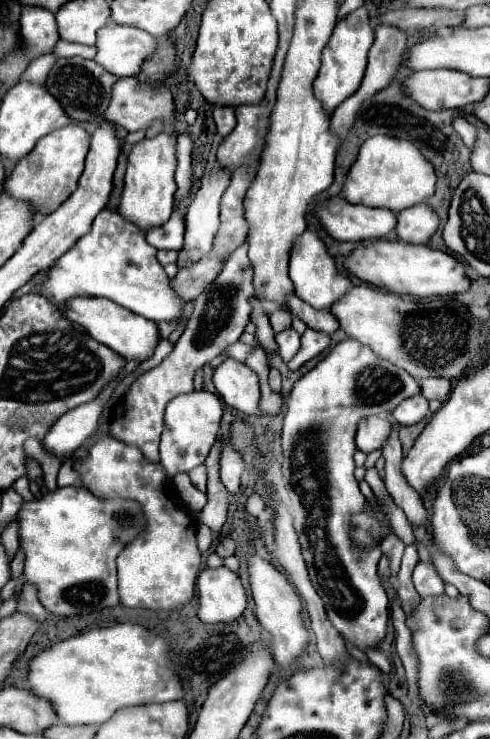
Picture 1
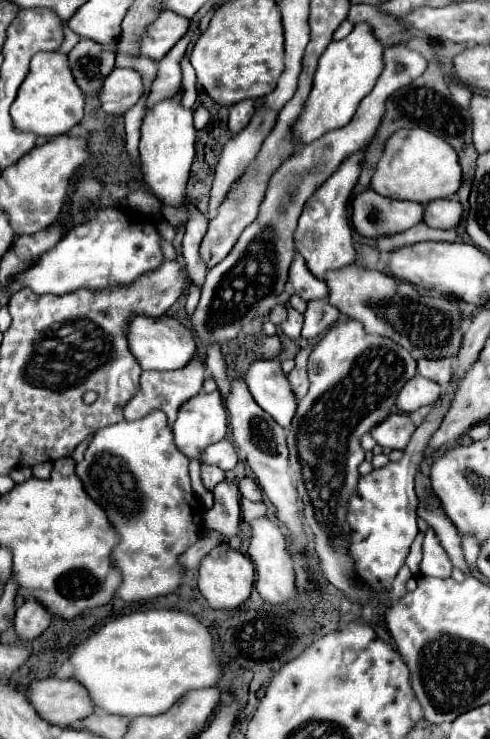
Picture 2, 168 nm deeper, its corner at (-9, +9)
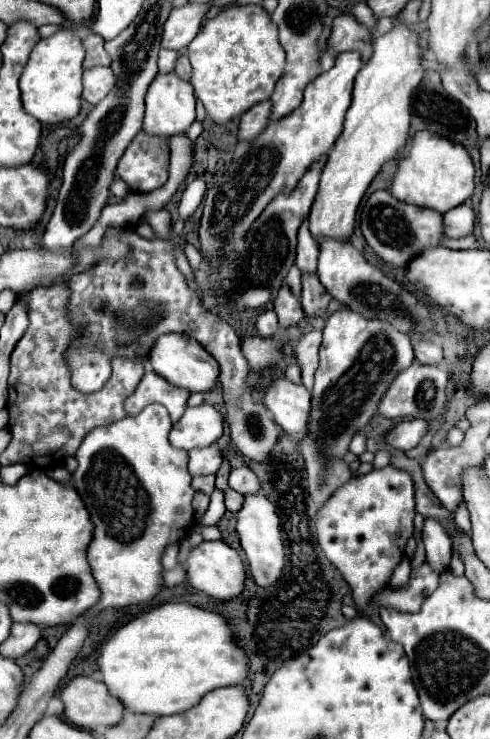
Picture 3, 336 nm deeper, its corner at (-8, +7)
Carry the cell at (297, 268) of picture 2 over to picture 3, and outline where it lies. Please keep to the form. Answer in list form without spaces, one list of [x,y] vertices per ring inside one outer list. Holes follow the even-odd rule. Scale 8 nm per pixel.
[[[306,221],[302,223],[298,231],[298,255],[296,255],[296,265],[300,273],[316,273],[318,265],[318,245],[314,243]]]

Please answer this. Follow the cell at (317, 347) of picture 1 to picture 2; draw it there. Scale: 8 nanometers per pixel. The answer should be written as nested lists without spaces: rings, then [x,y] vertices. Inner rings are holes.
[[[323,297],[317,301],[309,301],[307,303],[307,311],[305,311],[305,325],[303,325],[303,339],[311,339],[315,335],[325,333],[339,317],[339,311]]]

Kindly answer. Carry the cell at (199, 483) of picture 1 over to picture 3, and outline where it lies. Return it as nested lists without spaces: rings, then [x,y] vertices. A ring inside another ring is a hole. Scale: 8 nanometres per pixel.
[[[200,475],[192,479],[192,487],[194,491],[202,491],[206,495],[210,495],[214,491],[214,475]]]

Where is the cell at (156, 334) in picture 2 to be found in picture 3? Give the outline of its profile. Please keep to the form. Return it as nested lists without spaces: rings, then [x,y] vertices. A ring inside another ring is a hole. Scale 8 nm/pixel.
[[[166,333],[160,335],[160,339],[156,339],[156,343],[152,345],[150,353],[146,355],[146,361],[152,365],[152,369],[162,375],[166,381],[170,381],[172,385],[184,387],[190,393],[196,391],[210,391],[216,383],[218,383],[218,367],[216,361],[204,351],[204,347],[200,347],[200,343],[184,333]]]

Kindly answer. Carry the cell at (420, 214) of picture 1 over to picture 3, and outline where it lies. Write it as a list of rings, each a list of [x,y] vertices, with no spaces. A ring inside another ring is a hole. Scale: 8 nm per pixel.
[[[462,203],[444,213],[444,233],[448,237],[464,237],[474,229],[474,211],[468,203]]]

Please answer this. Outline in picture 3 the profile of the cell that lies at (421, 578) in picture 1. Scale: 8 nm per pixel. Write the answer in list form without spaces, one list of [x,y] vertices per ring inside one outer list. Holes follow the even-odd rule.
[[[426,519],[422,541],[426,549],[426,563],[442,575],[452,559],[452,543],[448,539],[448,533],[444,531],[444,527],[440,527],[440,523],[436,523],[436,519]]]

